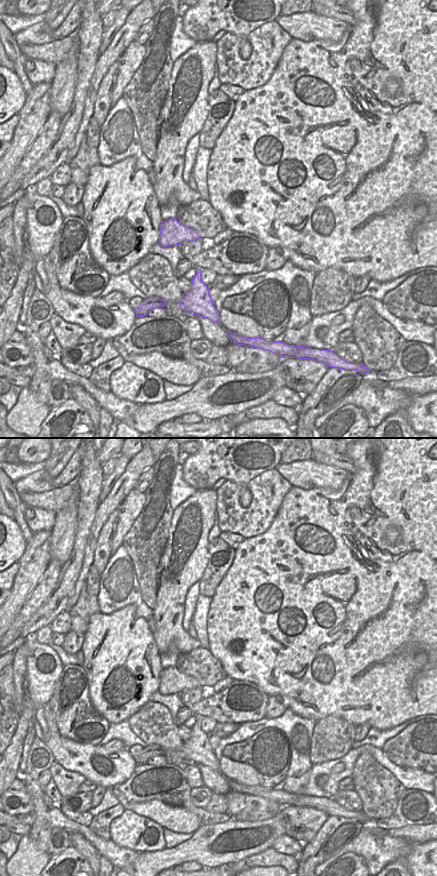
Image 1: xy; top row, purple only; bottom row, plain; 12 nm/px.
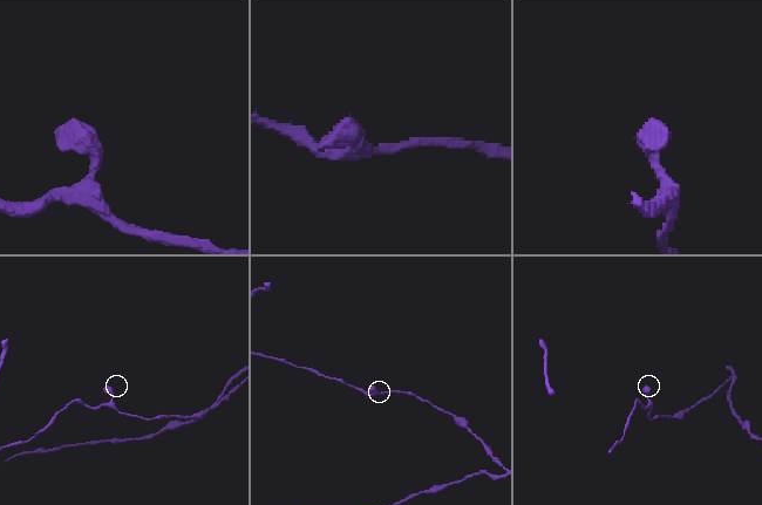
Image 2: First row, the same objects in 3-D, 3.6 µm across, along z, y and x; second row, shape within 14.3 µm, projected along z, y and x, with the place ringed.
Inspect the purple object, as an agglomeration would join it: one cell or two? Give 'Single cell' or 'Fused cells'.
Single cell

